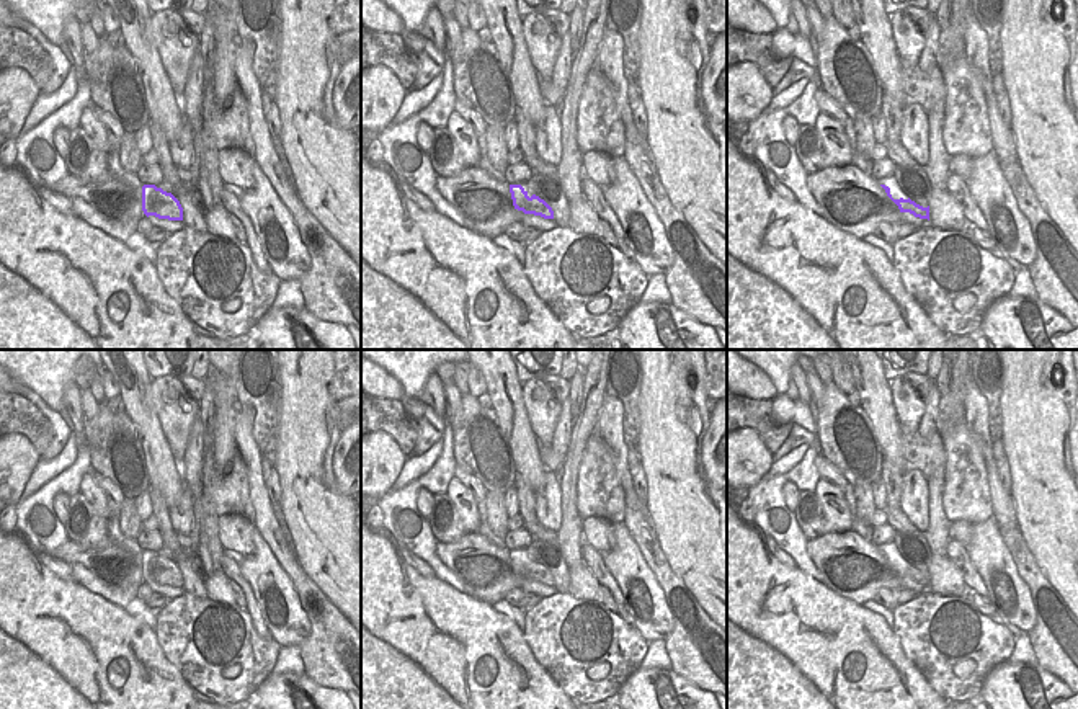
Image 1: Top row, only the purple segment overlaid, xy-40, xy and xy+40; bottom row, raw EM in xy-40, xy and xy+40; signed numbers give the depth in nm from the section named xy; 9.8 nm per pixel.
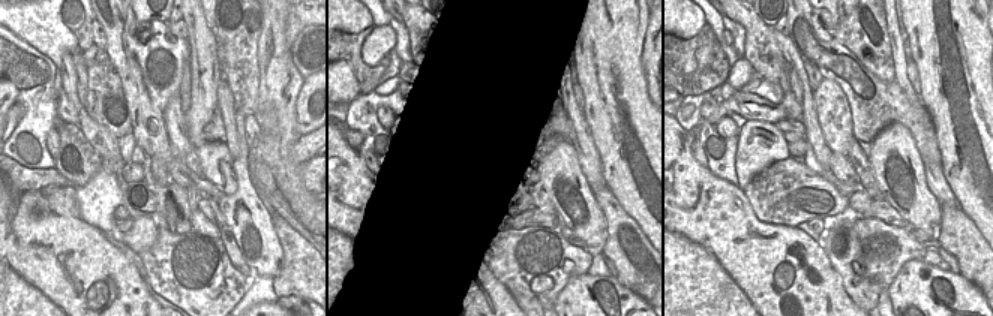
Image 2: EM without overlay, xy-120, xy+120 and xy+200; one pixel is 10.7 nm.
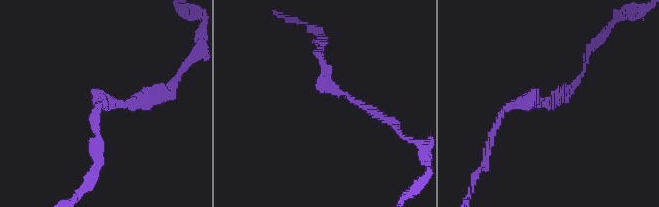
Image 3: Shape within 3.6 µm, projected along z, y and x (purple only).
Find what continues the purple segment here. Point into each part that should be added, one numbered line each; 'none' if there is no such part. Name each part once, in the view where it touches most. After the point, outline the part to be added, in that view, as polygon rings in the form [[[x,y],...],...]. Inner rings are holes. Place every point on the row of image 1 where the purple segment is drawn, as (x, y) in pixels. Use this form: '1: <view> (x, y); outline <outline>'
none

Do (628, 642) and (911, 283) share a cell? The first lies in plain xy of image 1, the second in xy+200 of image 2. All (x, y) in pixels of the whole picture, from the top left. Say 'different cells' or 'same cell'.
different cells

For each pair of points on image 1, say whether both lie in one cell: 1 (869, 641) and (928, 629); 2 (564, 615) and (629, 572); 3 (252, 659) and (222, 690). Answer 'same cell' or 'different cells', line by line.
1: different cells
2: different cells
3: same cell

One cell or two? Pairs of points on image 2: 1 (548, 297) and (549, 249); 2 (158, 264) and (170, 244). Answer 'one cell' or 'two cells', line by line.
1: one cell
2: one cell

